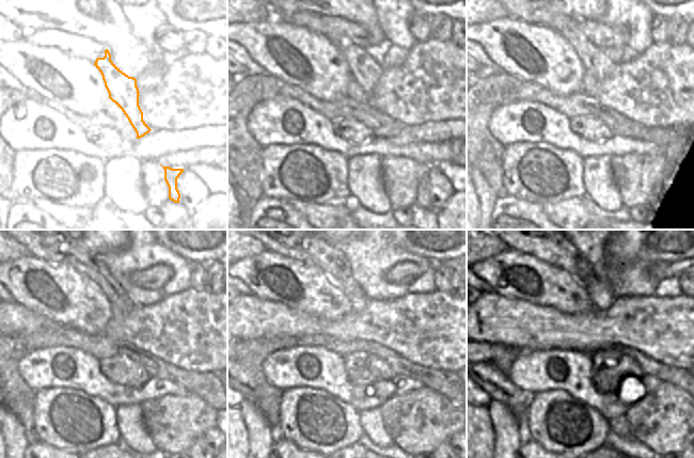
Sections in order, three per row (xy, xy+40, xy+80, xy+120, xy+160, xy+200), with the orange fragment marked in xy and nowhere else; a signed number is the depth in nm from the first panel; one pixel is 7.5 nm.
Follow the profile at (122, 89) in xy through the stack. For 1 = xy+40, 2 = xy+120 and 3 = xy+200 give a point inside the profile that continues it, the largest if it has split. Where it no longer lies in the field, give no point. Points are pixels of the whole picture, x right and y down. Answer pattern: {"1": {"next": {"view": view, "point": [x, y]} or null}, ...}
{"1": {"next": {"view": "xy+40", "point": [364, 70]}}, "2": {"next": {"view": "xy+120", "point": [73, 252]}}, "3": {"next": {"view": "xy+200", "point": [557, 251]}}}

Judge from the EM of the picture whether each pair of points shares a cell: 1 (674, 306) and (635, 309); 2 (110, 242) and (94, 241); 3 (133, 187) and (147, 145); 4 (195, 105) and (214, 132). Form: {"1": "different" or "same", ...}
{"1": "same", "2": "same", "3": "different", "4": "different"}

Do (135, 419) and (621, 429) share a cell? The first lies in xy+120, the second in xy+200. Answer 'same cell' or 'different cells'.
same cell

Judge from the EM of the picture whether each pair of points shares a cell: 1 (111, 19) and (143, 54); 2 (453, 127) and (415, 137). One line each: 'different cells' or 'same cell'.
1: same cell
2: same cell

